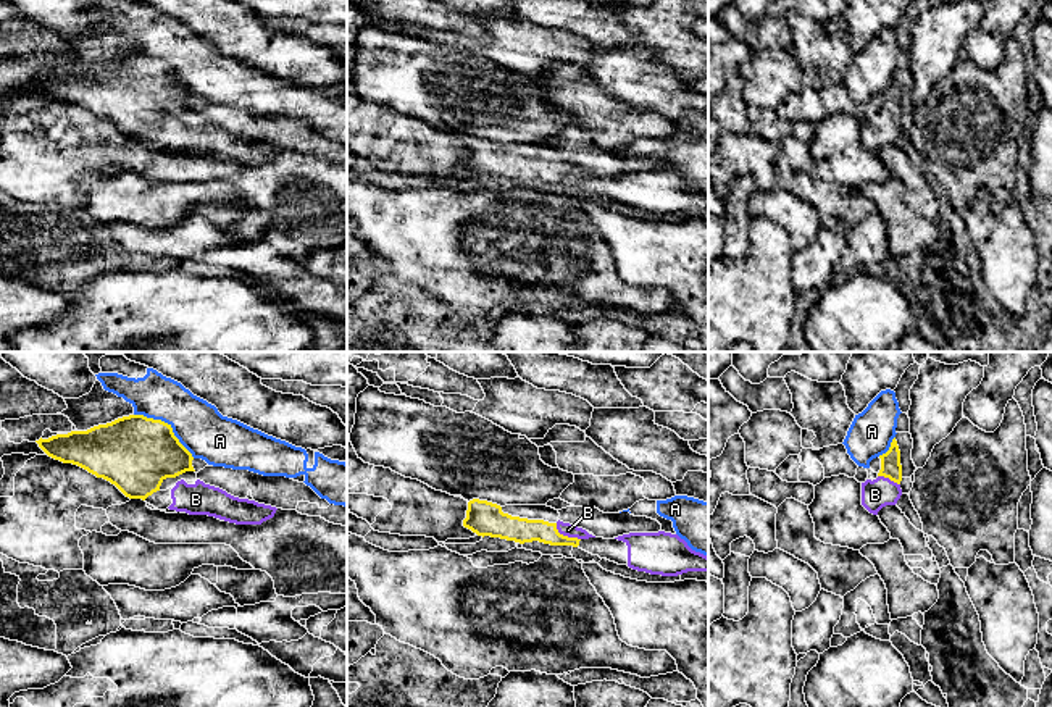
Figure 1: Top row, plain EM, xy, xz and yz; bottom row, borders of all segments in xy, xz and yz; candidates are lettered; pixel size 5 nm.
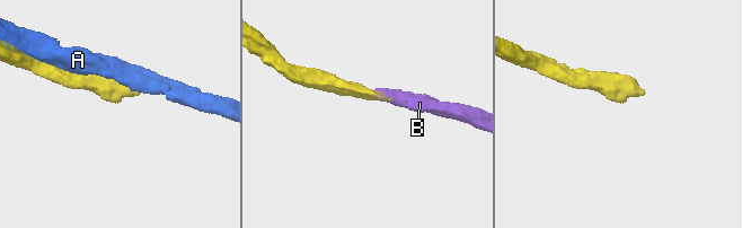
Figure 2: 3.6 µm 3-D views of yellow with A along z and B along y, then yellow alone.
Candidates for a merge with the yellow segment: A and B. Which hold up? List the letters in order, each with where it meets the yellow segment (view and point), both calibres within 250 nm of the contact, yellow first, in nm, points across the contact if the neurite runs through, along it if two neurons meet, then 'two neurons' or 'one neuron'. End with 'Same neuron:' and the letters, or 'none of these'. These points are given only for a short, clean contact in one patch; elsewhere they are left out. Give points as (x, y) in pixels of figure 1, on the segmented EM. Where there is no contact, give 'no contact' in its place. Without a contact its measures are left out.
A: xy (168, 425) | 380/240 nm | two neurons
B: xz (565, 536) | 130/70 nm | across xz (520, 530), (541, 530), (565, 536), (568, 530) | one neuron
Same neuron: B

